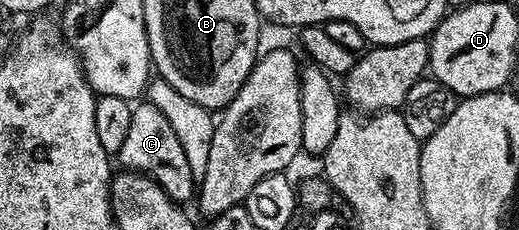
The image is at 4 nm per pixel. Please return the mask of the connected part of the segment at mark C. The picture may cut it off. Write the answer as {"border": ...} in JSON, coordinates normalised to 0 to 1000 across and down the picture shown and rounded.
{"border":[[[270,439],[252,483],[249,522],[249,591],[241,591],[241,626],[233,626],[225,687],[239,704],[243,735],[252,748],[279,748],[285,774],[328,852],[335,878],[360,887],[360,874],[374,865],[380,843],[380,778],[372,765],[372,730],[364,730],[364,696],[356,696],[356,643],[349,643],[349,609],[341,609],[341,574],[333,574],[333,539],[295,448]]]}

